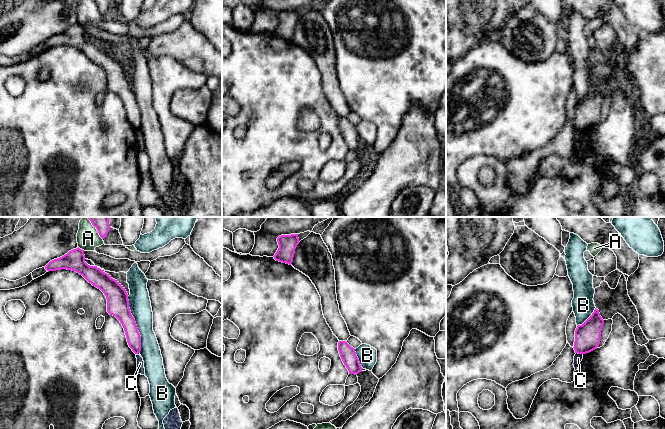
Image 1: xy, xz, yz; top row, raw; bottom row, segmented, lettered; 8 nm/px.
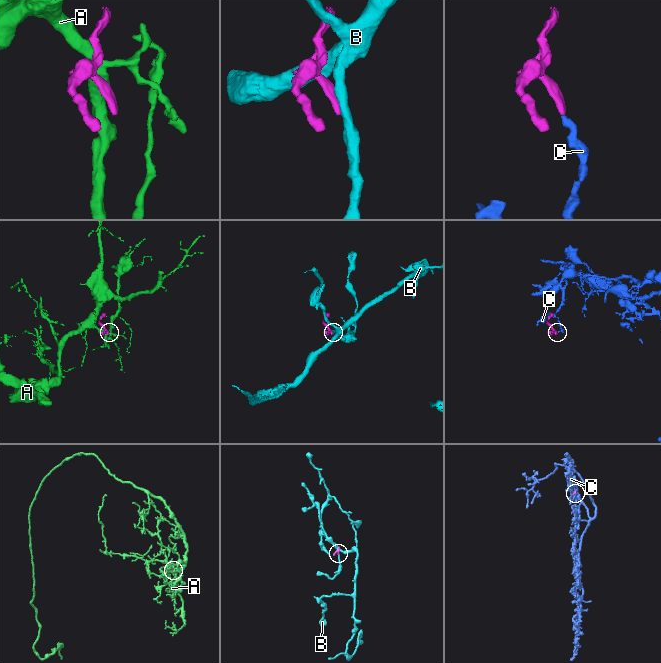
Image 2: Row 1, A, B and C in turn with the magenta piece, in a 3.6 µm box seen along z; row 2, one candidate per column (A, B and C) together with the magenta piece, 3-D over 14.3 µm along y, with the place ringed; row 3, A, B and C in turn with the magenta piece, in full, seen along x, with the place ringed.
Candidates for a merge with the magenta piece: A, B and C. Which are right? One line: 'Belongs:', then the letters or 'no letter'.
Belongs: no letter

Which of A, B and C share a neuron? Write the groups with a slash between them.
A / B / C

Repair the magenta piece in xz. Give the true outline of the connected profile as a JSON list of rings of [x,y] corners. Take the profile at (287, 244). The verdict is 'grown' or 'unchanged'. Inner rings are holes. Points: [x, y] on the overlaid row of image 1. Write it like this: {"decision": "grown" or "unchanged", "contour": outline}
{"decision": "unchanged", "contour": [[[298,234],[281,235],[277,238],[279,248],[273,256],[276,261],[291,265],[299,244]]]}

